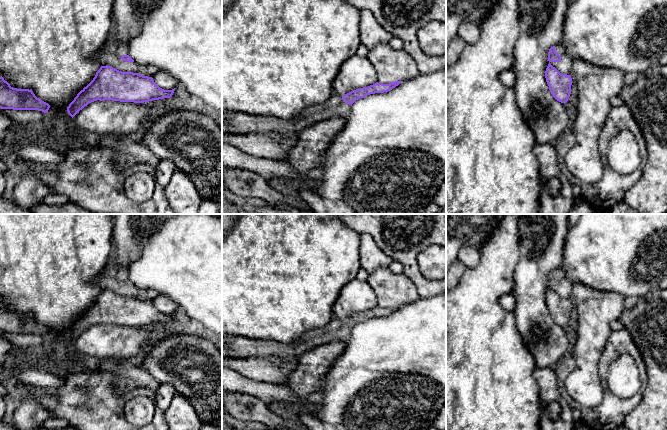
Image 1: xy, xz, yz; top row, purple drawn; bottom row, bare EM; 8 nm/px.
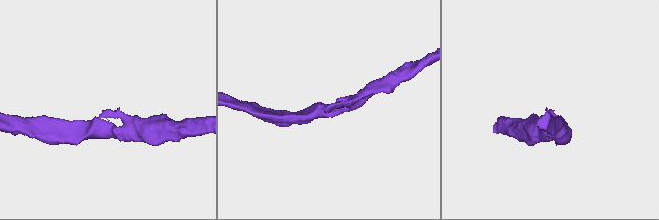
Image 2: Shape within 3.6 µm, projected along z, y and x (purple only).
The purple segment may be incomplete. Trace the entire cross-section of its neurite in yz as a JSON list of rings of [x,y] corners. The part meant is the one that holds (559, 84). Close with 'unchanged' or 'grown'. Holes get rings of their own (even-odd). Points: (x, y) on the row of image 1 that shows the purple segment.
[[[562,43],[549,49],[549,64],[545,71],[546,82],[553,97],[566,103],[571,94],[573,58],[566,53]]]; grown

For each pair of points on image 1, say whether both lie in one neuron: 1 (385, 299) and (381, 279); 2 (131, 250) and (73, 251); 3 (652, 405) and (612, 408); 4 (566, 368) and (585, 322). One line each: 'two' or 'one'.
1: one
2: two
3: two
4: two

